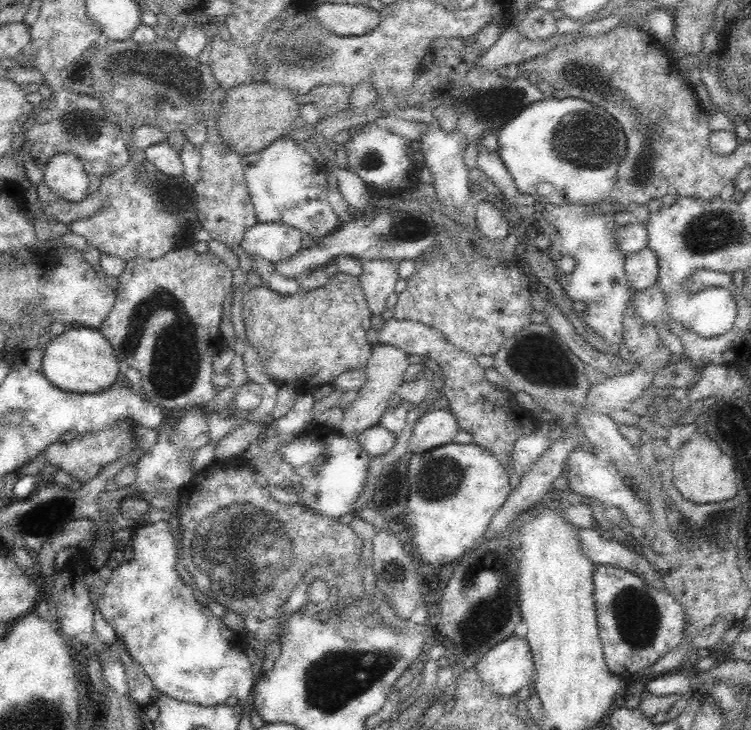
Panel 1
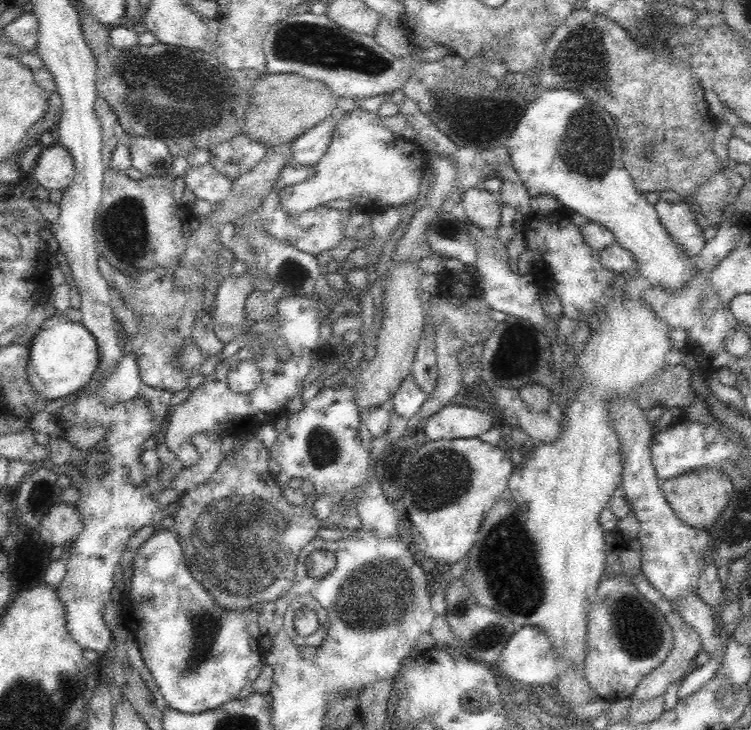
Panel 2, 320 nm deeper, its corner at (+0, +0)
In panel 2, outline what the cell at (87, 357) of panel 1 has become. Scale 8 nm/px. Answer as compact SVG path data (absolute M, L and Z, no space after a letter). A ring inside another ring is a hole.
M56 313L44 320L31 342L26 379L45 402L57 398L69 399L71 394L78 394L89 386L100 364L100 356L94 336L81 322L74 322Z

